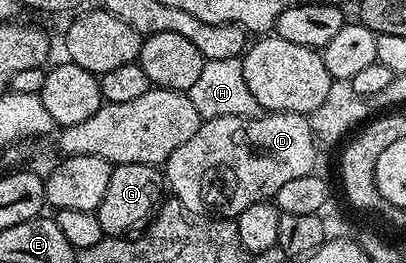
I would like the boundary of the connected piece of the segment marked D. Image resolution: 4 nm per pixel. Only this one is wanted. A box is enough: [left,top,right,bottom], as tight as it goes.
[164,112,319,219]

